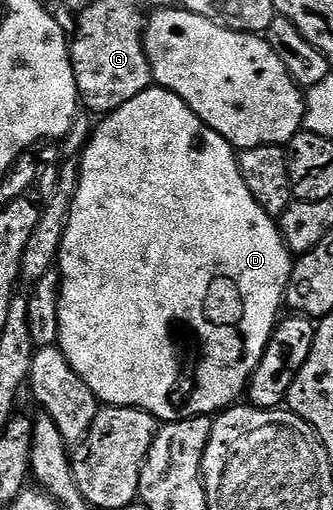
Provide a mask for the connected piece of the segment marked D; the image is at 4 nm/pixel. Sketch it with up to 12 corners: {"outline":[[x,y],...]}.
{"outline":[[153,85],[102,116],[59,341],[163,423],[246,392],[292,253]]}

